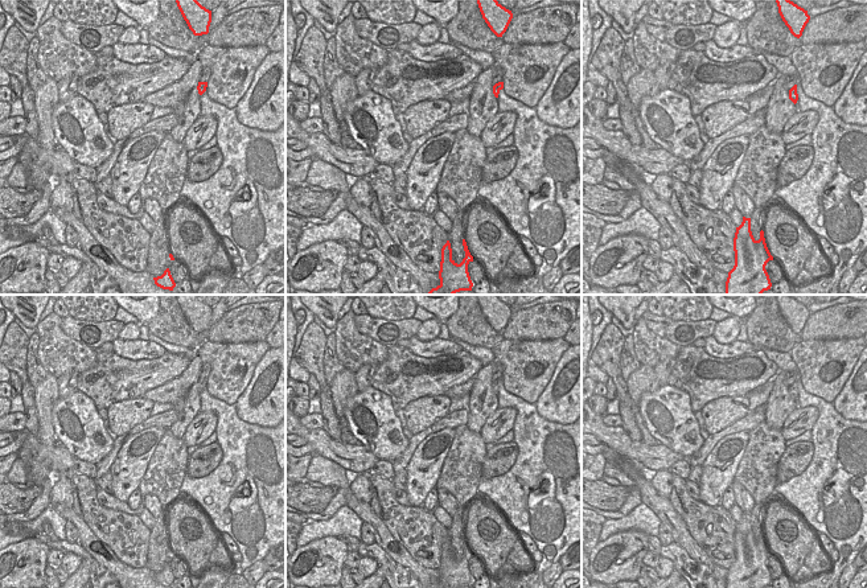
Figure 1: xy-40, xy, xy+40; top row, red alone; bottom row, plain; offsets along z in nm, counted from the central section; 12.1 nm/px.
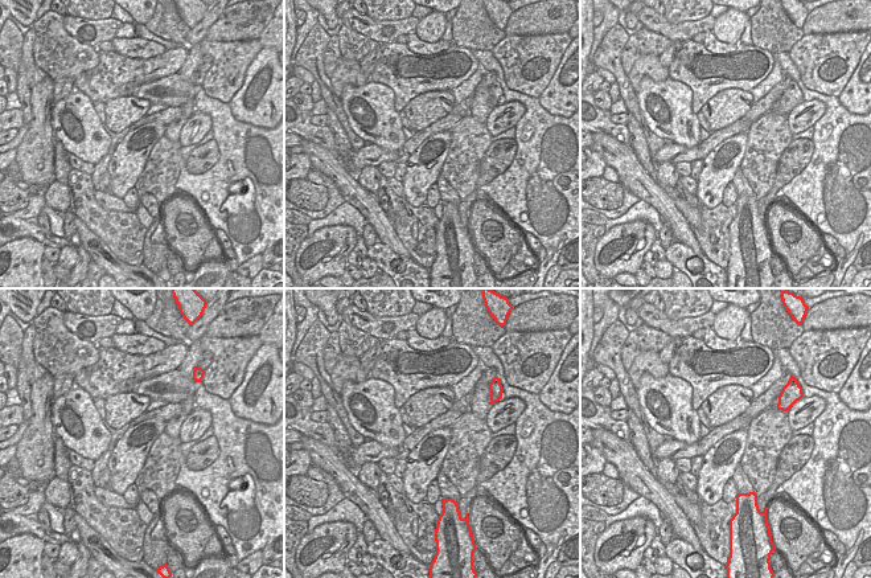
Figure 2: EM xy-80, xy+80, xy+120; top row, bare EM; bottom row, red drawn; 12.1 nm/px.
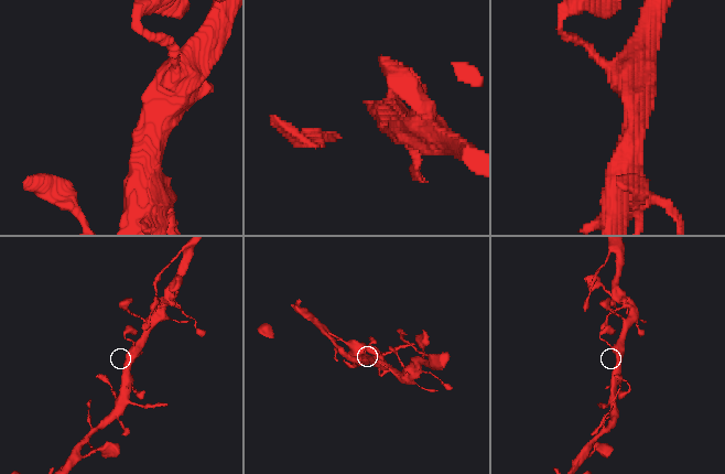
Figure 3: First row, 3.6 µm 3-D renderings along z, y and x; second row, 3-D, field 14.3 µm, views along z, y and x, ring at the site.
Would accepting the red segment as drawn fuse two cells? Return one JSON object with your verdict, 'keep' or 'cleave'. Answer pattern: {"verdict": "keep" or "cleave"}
{"verdict": "keep"}

